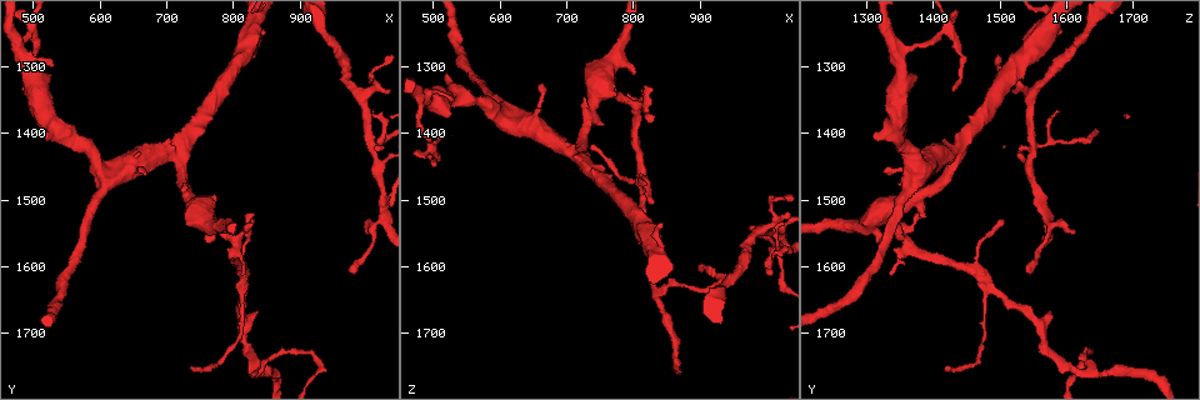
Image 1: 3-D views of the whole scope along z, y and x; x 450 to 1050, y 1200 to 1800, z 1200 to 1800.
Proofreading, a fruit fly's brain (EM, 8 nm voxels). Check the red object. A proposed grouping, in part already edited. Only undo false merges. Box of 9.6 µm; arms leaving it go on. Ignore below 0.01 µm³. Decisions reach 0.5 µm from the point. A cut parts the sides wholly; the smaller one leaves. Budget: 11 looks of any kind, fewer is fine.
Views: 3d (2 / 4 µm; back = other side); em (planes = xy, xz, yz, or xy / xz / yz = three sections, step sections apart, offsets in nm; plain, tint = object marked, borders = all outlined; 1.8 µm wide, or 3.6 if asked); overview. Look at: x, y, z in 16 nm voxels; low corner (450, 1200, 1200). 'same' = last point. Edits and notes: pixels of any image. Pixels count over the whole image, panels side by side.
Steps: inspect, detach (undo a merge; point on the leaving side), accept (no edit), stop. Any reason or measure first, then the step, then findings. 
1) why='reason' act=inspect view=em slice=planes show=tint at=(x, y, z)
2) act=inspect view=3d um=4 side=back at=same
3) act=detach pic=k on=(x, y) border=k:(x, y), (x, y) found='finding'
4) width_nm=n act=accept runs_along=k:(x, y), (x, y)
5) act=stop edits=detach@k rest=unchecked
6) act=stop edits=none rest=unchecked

why='calibre changes' act=inspect view=em slice=planes show=tint at=(835, 1755, 1635)

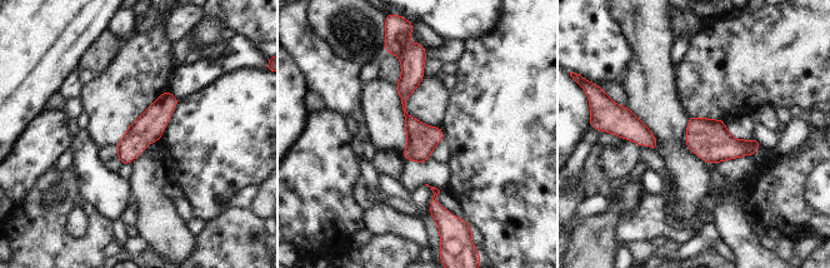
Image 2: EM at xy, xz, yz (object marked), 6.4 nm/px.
width_nm=190 act=accept runs_along=2:(411, 56), (404, 110), (420, 159) found='one neuron here'

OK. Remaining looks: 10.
why='three arms meet' act=inspect view=em slice=xy step=4 show=tint at=(815, 1635, 1485)

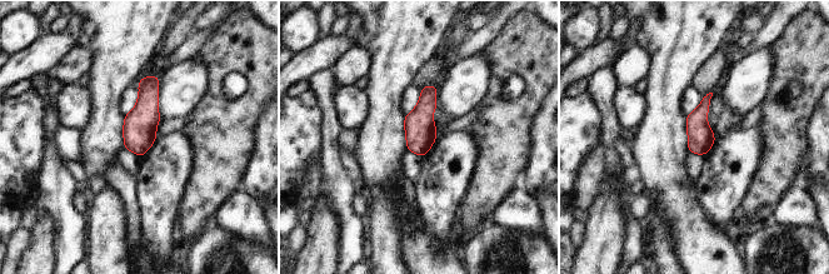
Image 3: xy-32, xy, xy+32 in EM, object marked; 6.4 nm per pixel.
act=inspect view=em slice=planes show=tint at=same

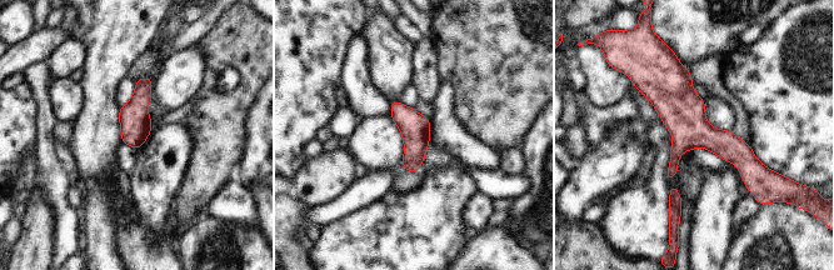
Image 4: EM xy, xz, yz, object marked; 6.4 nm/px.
act=accept found='continuous, no second neuron'

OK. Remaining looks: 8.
why='looks like a crossing' act=inspect view=3d um=4 at=(1010, 1420, 1550)

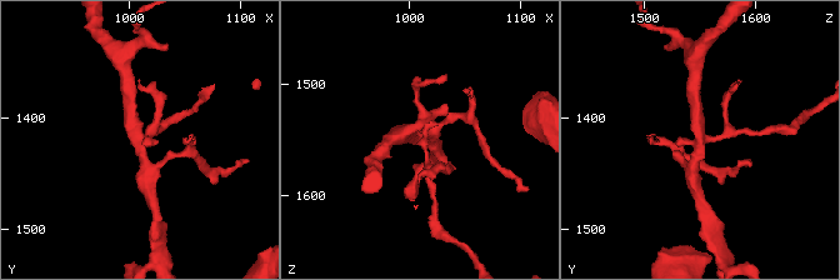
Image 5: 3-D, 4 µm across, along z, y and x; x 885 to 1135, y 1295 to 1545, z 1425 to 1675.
act=inspect view=em um=3.6 slice=xy step=8 show=tint at=(1010, 1418, 1552)

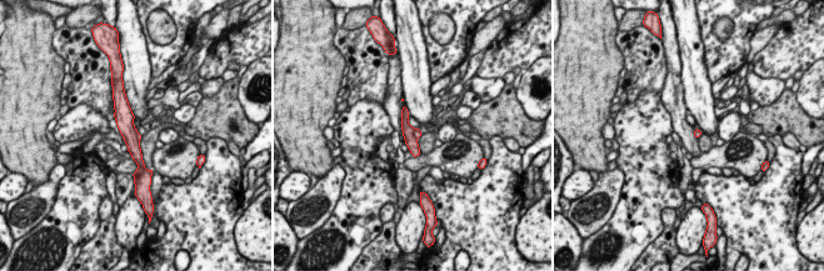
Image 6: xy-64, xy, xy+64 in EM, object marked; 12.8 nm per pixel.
act=inspect view=em um=3.6 slice=planes show=tint at=same

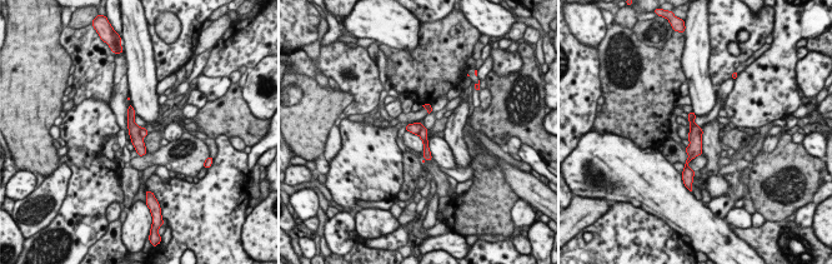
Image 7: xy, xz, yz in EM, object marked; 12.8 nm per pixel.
width_nm=160 act=detach pic=7 on=(143, 132) found='two neurons meet here'

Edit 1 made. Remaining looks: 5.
why='see it whole again' act=inspect view=overview

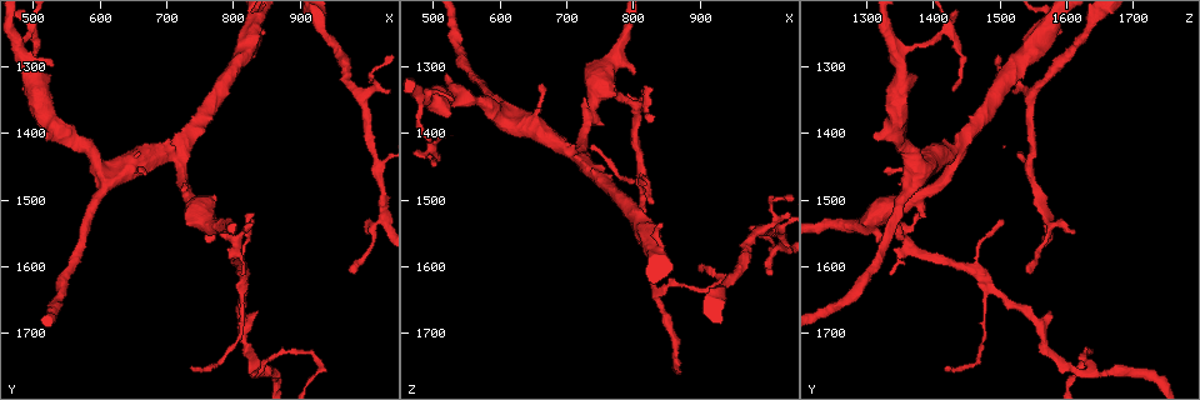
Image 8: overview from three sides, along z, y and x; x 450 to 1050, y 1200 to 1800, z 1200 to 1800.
why='three-way junction' act=inspect view=em um=3.6 slice=xy step=4 show=tint at=(500, 1245, 1425)

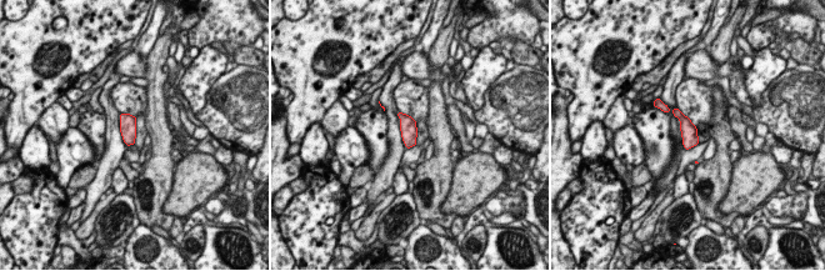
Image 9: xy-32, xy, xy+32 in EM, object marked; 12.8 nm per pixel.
width_nm=220 act=accept found='all the same neuron'

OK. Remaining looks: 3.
act=stop edits=detach@7 rest=unchecked

